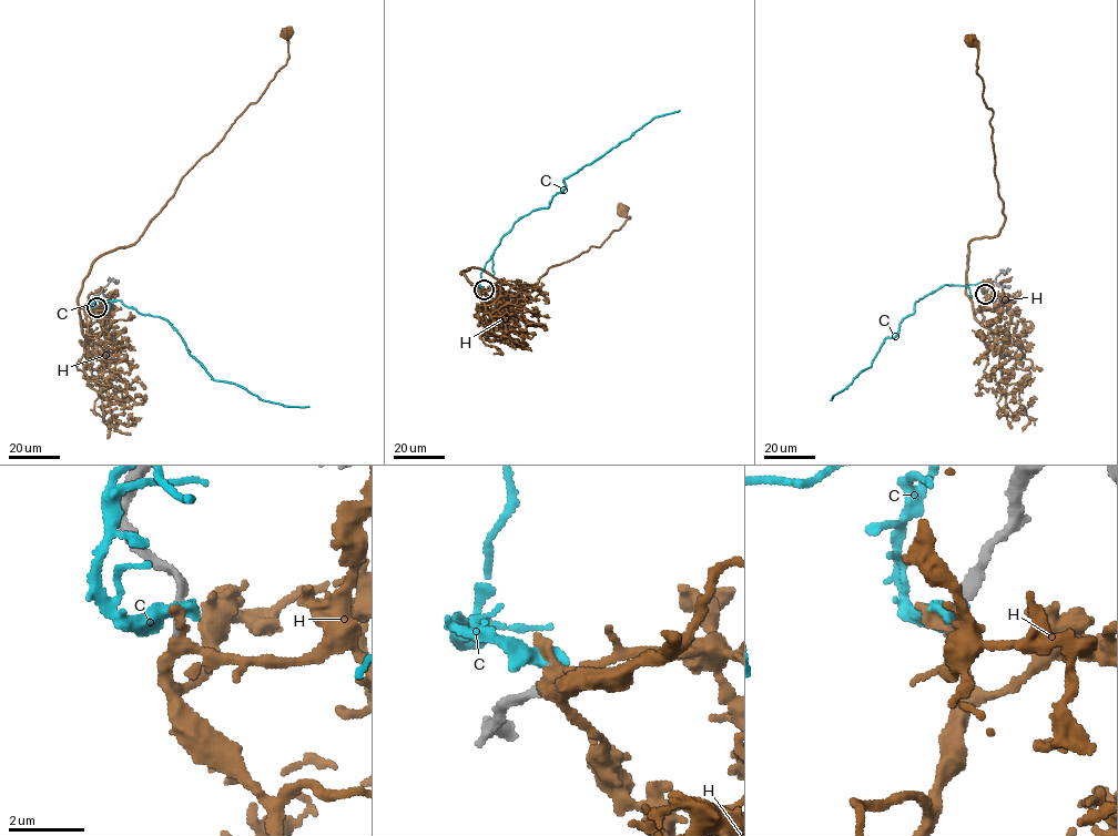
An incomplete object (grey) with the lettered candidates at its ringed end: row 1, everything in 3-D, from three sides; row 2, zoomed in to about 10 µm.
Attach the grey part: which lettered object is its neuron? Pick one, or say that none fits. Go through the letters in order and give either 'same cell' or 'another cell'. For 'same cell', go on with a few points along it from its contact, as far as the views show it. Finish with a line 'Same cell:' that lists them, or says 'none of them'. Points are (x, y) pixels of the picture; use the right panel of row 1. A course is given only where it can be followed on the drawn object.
C: another cell
H: same cell; course (985, 294), (983, 324), (966, 293), (969, 242), (995, 236), (1005, 215), (993, 111), (971, 41)
Same cell: H

